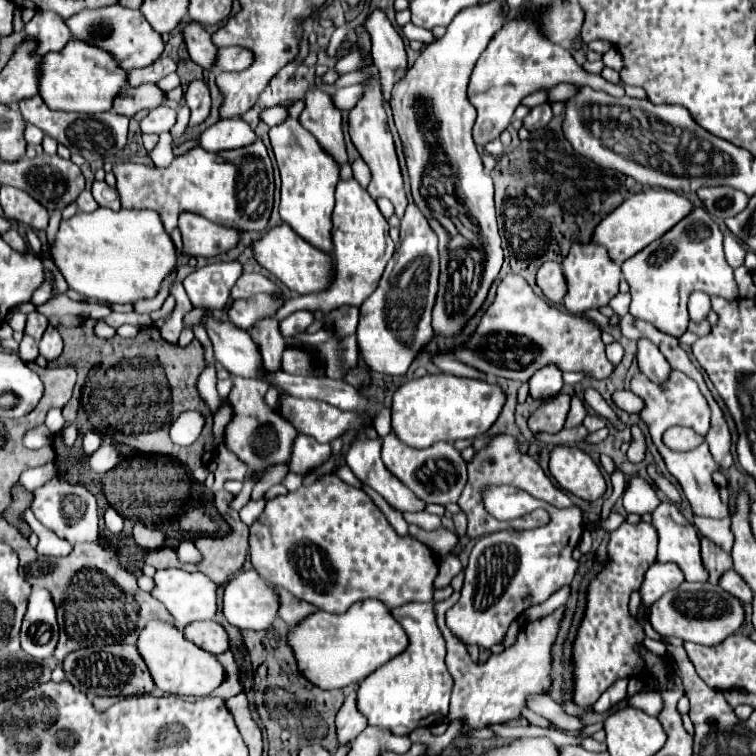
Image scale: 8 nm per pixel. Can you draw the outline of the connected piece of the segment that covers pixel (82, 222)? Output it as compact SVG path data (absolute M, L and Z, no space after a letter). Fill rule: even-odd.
M153 210L77 212L73 218L61 220L55 240L47 242L47 248L71 290L107 304L153 298L163 278L177 268L177 250Z

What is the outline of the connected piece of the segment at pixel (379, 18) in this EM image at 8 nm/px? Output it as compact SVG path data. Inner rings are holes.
M373 10L365 23L371 37L371 56L373 63L381 72L383 96L389 102L389 90L393 82L401 80L407 70L407 54L403 46L403 38L391 26L389 18L383 10Z

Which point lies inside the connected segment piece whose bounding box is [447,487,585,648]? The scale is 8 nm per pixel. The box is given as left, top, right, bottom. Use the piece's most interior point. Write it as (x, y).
(509, 571)

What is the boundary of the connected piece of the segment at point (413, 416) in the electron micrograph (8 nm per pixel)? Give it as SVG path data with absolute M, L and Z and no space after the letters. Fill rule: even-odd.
M425 374L397 388L391 406L393 432L413 448L427 448L429 444L461 438L477 438L485 434L499 418L507 394L499 384L489 384L477 378L459 378L453 374Z

